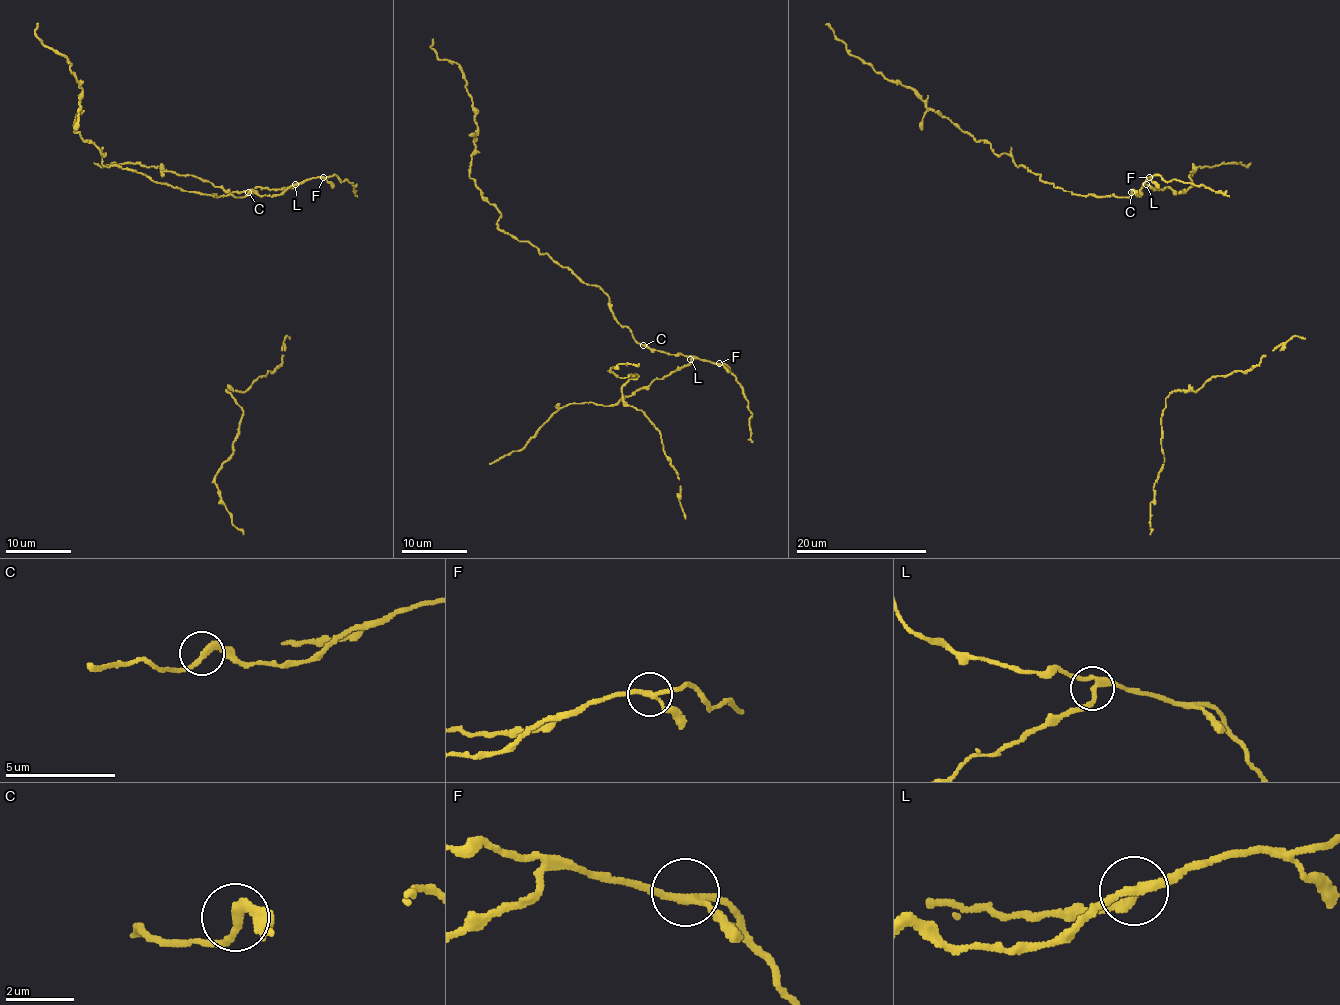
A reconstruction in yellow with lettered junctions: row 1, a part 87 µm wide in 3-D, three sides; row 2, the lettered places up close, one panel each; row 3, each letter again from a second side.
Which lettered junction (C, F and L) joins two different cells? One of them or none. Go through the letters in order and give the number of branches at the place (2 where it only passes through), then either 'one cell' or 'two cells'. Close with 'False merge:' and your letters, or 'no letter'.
C: branches 2; one cell
F: branches 3; one cell
L: branches 3; two cells
False merge: L

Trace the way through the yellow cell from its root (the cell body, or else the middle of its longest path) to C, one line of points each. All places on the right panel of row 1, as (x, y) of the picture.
C: (1151, 177), (1144, 181), (1139, 195), (1131, 192)

